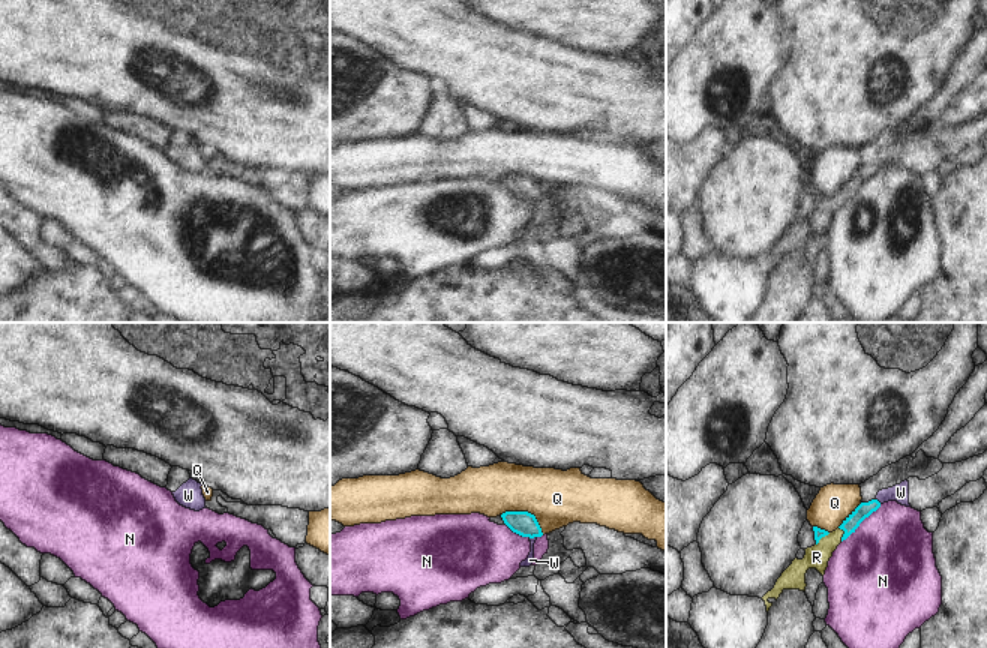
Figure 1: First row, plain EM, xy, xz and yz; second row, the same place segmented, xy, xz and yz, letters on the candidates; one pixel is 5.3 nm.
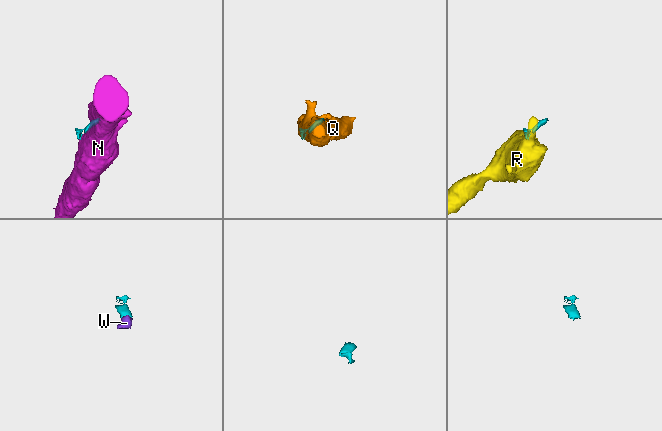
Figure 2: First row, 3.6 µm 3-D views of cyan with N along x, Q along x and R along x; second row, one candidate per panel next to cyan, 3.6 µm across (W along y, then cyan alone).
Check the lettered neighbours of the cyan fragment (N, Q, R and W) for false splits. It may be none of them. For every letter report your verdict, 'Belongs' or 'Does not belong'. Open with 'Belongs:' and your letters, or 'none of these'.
Belongs: R, W
N: Does not belong
Q: Does not belong
R: Belongs
W: Belongs

